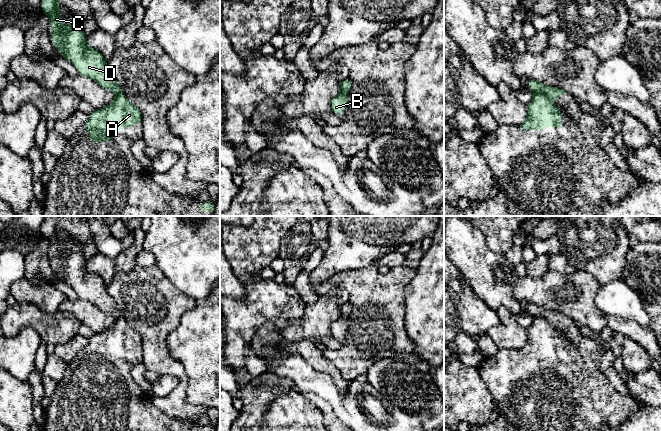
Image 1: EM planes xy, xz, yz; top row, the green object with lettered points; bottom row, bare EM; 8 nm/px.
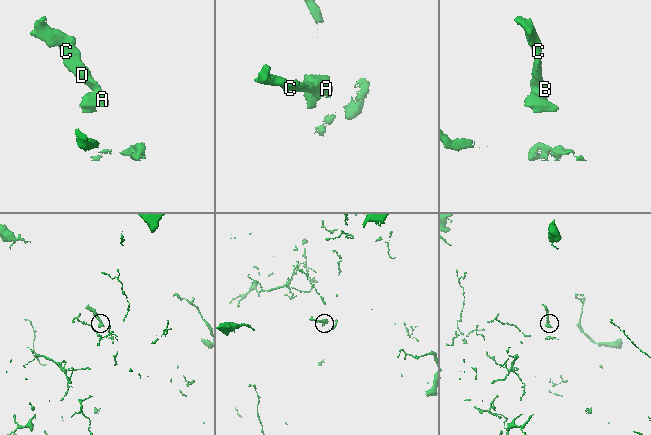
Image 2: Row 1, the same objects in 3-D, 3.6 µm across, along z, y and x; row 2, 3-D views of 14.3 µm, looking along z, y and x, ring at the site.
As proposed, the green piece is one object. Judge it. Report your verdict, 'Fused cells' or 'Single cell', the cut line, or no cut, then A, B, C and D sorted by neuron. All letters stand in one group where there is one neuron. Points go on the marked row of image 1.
Single cell. No split. Groups: A B C D

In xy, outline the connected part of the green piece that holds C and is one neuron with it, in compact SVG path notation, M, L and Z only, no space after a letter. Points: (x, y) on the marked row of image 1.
M42 0L41 7L50 18L51 42L60 51L62 58L69 60L79 75L96 81L116 95L107 107L94 109L89 114L88 121L83 125L89 131L89 141L114 140L118 129L142 125L140 110L122 93L103 55L87 45L82 21L72 13L69 24L62 27L57 0Z

